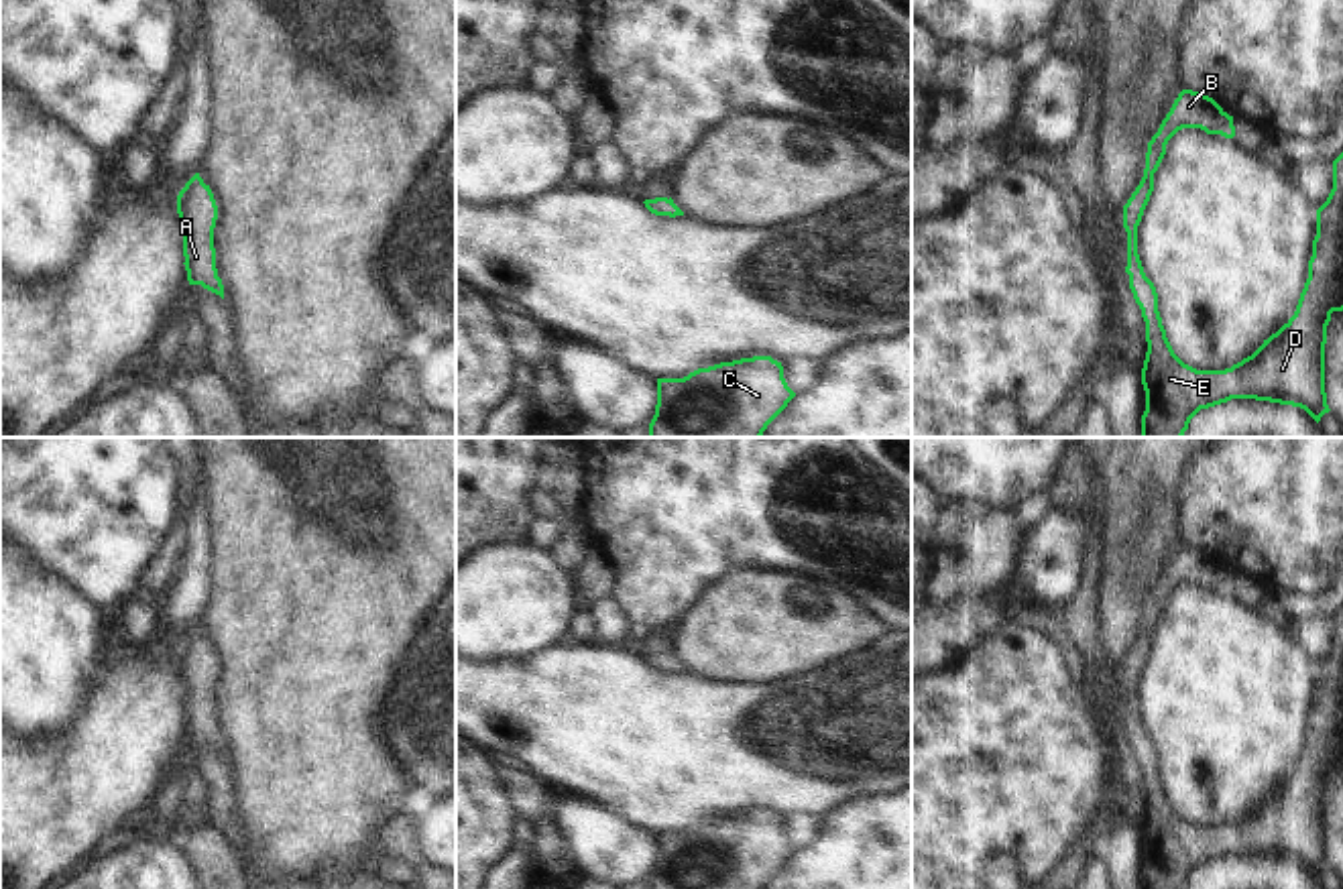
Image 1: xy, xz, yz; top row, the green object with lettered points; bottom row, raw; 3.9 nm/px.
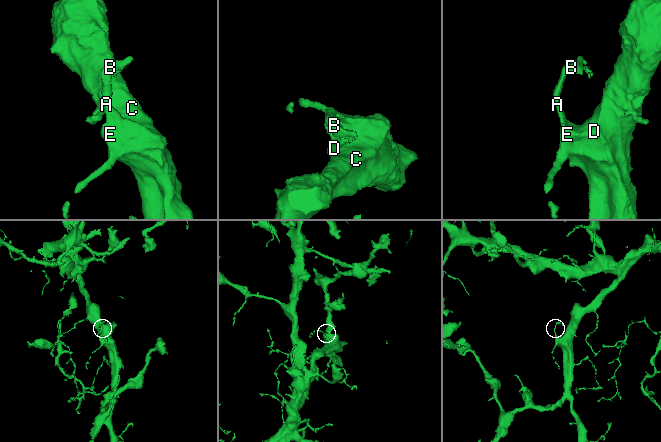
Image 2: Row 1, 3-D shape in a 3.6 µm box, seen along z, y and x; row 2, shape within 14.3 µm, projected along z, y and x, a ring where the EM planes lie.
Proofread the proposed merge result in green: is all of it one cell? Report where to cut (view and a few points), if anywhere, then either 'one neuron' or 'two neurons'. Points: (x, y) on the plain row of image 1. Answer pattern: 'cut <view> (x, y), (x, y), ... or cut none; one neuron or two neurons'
cut none; one neuron

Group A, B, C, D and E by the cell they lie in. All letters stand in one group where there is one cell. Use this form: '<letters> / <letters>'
A B C D E

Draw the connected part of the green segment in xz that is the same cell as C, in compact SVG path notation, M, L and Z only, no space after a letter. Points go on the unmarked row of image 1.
M771 812L720 818L684 834L657 834L657 861L649 889L763 889L794 852L781 818Z

